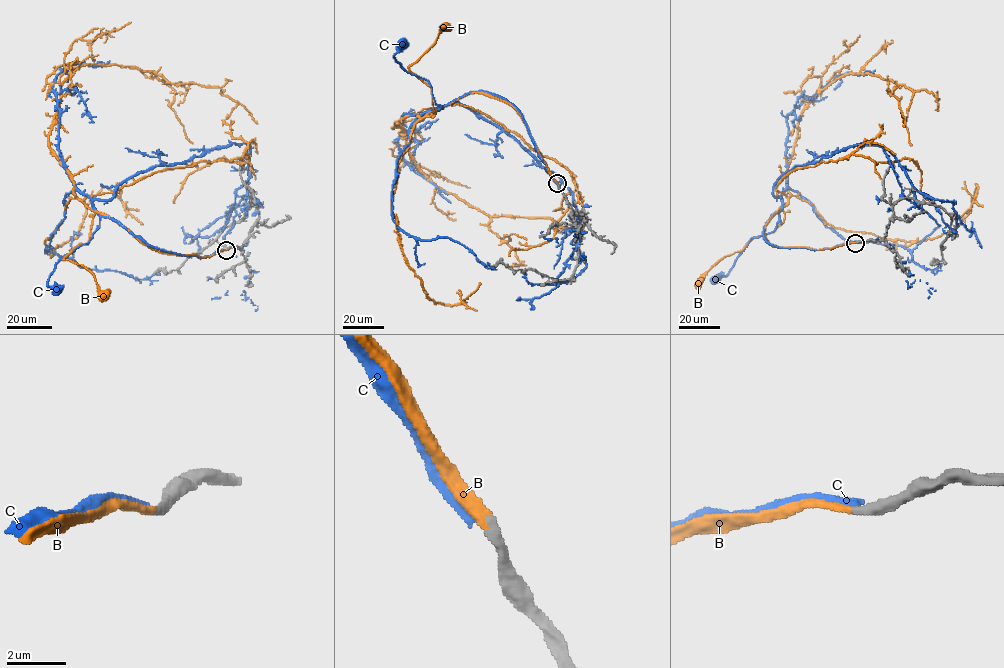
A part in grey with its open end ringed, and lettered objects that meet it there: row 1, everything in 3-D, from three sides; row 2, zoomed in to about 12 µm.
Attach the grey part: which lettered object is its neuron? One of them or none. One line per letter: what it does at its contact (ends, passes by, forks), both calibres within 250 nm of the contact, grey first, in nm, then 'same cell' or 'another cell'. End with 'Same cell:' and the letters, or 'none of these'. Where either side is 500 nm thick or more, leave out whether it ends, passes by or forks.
B: it ends; calibres 380 and 320 nm; same cell
C: it ends; calibres 360 and 320 nm; another cell
Same cell: B

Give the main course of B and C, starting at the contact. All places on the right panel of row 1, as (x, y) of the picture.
B: (855, 243), (821, 249), (771, 245), (764, 227), (780, 208), (784, 219), (773, 232), (724, 256), (698, 284)
C: (855, 242), (786, 248), (763, 228), (785, 172), (878, 145), (903, 195), (893, 247), (928, 298)

